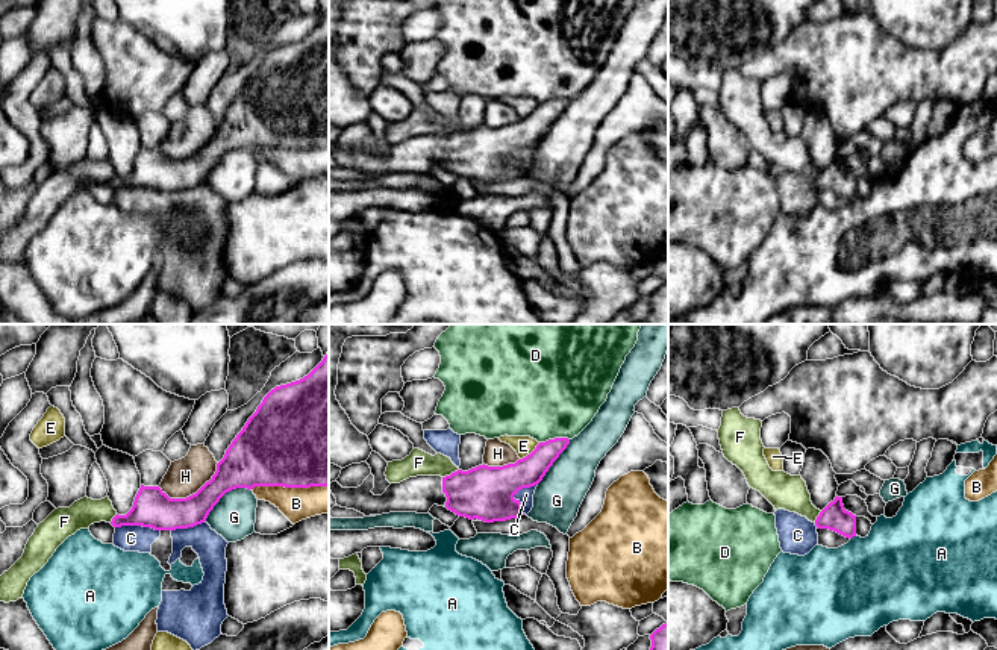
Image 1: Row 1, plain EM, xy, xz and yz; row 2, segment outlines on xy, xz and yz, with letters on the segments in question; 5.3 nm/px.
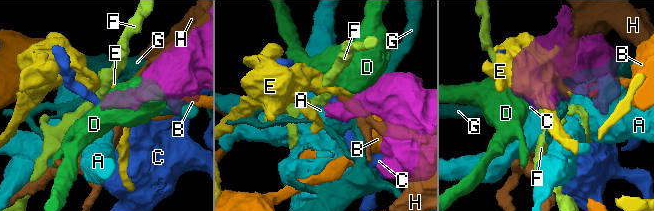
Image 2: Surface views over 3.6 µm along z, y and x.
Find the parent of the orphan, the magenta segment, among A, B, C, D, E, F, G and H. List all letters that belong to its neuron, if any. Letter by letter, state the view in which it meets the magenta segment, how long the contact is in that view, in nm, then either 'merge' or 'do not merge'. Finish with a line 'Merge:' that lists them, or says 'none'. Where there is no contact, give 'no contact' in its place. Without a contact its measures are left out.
A: contact in yz; length 50 nm; do not merge
B: contact in xy; length 400 nm; do not merge
C: contact in xy; length 240 nm; do not merge
D: contact in xz; length 160 nm; do not merge
E: contact in xz; length 140 nm; do not merge
F: contact in xz; length 100 nm; do not merge
G: contact in xy; length 300 nm; do not merge
H: contact in xy; length 360 nm; do not merge
Merge: none

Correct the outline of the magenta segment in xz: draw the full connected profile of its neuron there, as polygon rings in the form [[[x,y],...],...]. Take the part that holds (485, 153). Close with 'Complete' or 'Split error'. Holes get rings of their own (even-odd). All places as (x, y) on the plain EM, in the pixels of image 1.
[[[568,98],[539,103],[530,115],[503,127],[483,124],[445,138],[409,138],[391,144],[382,156],[371,153],[373,135],[358,148],[342,148],[335,141],[329,150],[338,167],[355,170],[365,177],[389,173],[429,174],[430,168],[438,165],[470,180],[506,182],[524,176],[520,161],[514,156],[523,148],[538,145],[568,105]]]. Split error

